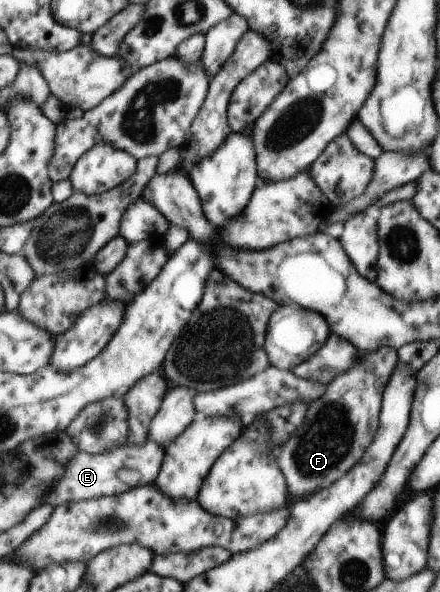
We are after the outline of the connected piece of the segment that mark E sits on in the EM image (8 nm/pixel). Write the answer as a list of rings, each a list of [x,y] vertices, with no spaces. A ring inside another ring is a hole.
[[[147,441],[141,446],[116,447],[109,452],[94,455],[79,451],[72,459],[73,462],[64,471],[65,478],[61,478],[56,486],[48,493],[46,502],[56,507],[67,501],[80,501],[104,496],[120,495],[130,491],[133,487],[140,487],[155,482],[159,468],[164,460],[163,448],[157,441]]]

